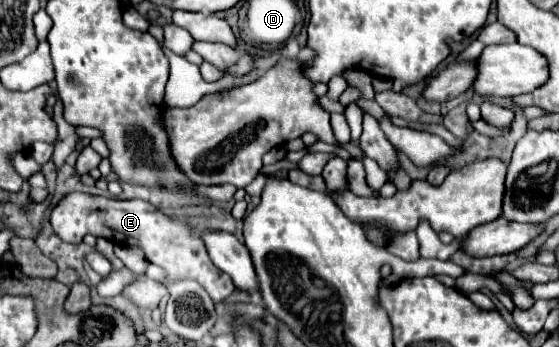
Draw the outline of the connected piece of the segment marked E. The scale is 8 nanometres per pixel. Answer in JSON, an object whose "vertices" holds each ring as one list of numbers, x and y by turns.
{"vertices":[[68,193,50,211,50,225,64,243,80,243,82,237,90,233,94,237,104,237,114,245,124,245,124,247,136,245,144,251,150,263,162,267,168,273,166,277,168,281,184,281,184,279,198,281,208,291,214,303,224,301,234,291,232,279,224,271,214,267,200,237,190,233,186,223,172,221,148,201,142,199,120,201,120,199,98,197,90,193]]}

